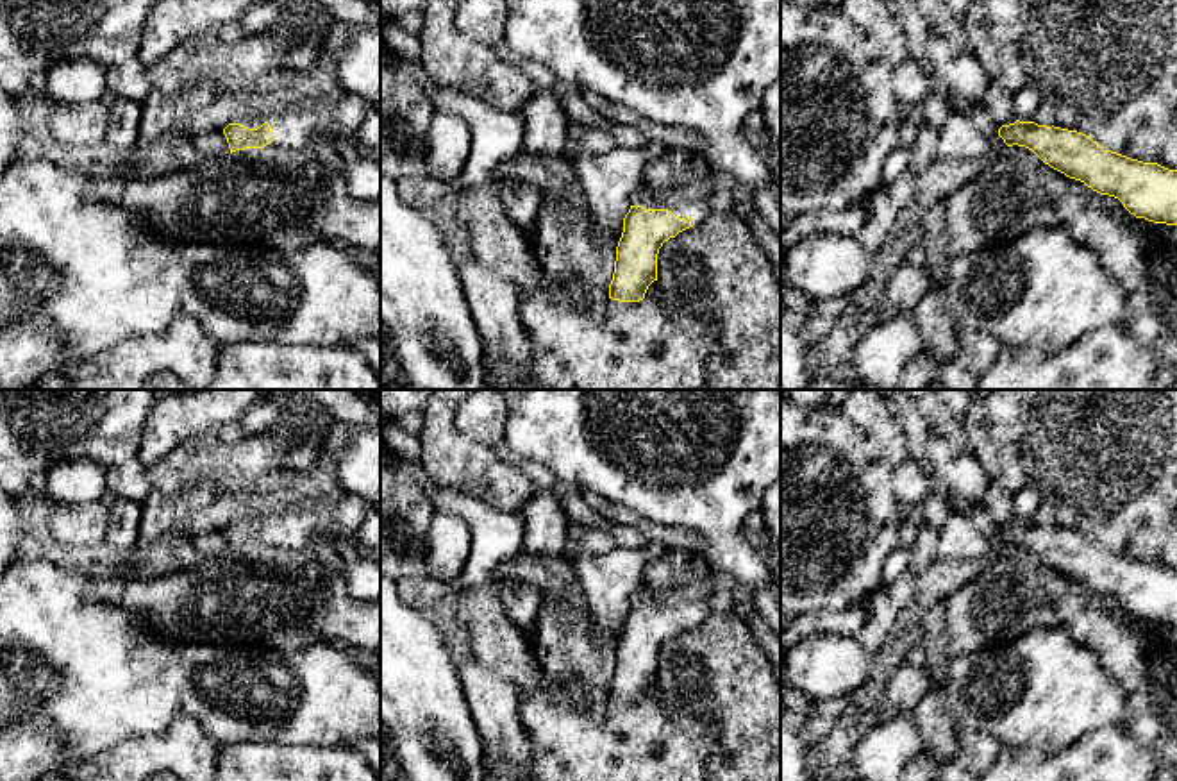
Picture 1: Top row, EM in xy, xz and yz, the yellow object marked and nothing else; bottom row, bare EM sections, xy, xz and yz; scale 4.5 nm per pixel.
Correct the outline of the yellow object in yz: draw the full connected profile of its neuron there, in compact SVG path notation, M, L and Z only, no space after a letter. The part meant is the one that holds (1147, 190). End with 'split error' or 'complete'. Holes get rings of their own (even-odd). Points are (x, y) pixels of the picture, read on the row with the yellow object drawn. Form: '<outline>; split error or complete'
M1020 122L1002 125L1007 147L1032 150L1045 164L1118 198L1136 218L1177 225L1177 170L1106 150L1089 136L1061 127Z; complete

